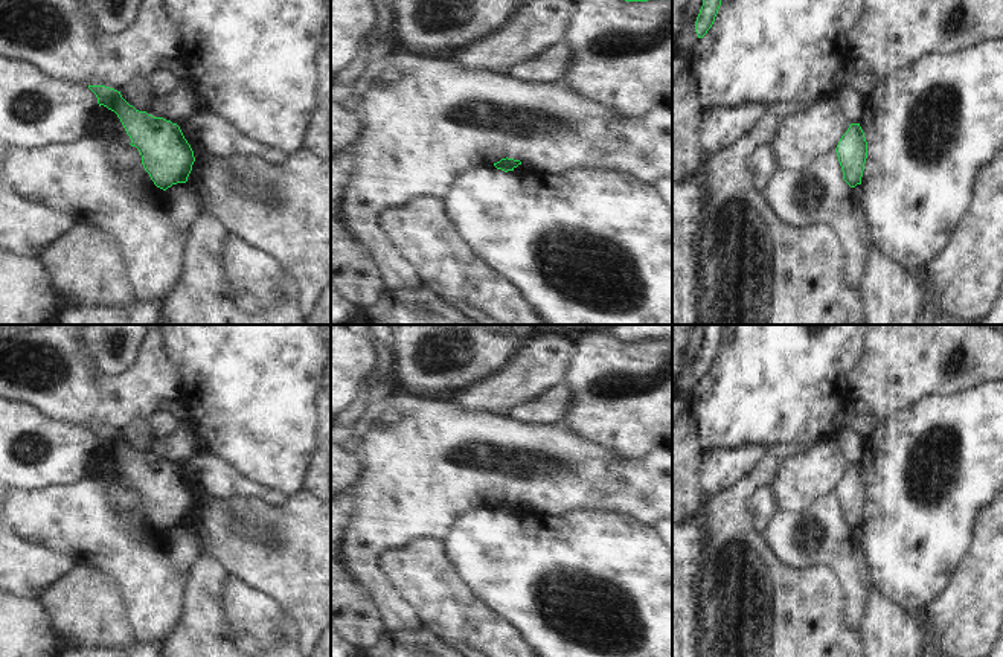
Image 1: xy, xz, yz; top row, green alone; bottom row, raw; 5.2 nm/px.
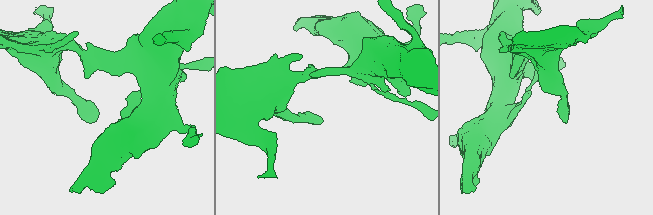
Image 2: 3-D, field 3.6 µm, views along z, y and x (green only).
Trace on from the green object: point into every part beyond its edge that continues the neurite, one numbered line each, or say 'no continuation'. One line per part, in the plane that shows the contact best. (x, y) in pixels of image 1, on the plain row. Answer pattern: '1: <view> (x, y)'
no continuation

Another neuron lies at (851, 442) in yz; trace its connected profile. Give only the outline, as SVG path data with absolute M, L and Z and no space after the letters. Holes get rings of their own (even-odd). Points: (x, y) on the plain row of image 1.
M843 428L837 434L837 444L844 456L844 459L851 465L858 465L864 454L864 442L866 439L855 428Z

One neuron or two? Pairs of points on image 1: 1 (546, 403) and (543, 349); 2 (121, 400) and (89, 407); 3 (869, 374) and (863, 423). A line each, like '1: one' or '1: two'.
1: two
2: one
3: two

